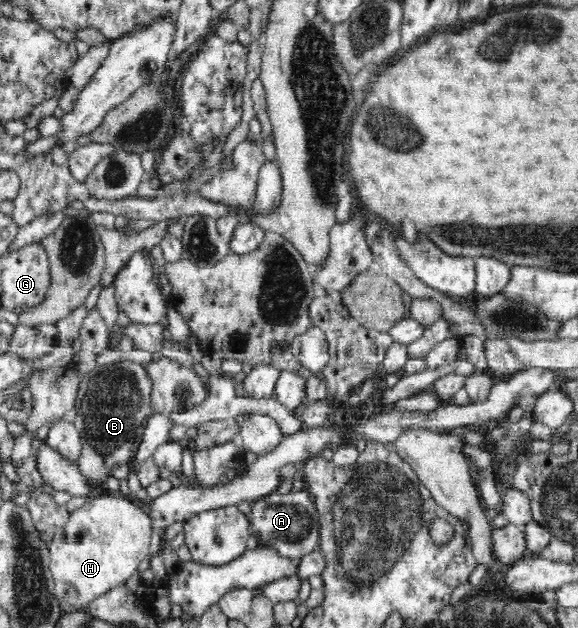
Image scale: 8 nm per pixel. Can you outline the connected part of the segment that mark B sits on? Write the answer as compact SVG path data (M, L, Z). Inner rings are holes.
M125 361L118 367L100 365L94 367L90 373L83 375L80 389L75 401L76 417L74 424L80 432L80 455L76 460L78 469L86 476L86 482L95 494L104 491L105 483L112 477L112 469L116 465L130 464L134 461L134 452L143 434L145 422L156 411L151 405L151 393L153 388L152 378L148 375L145 365Z

